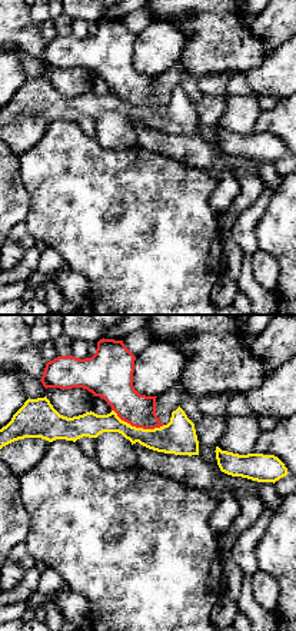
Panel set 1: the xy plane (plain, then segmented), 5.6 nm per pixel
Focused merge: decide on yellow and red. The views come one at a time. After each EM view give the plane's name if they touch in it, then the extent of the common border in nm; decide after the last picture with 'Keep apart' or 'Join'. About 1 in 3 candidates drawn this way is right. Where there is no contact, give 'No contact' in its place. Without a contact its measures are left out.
Touches yellow in xy. Shared border 300 nm

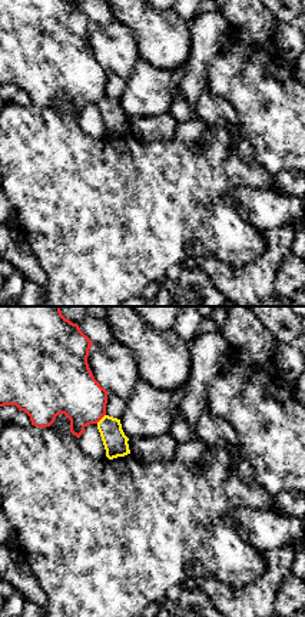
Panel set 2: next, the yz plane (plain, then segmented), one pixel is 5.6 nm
Touches yellow in yz. Shared border 80 nm

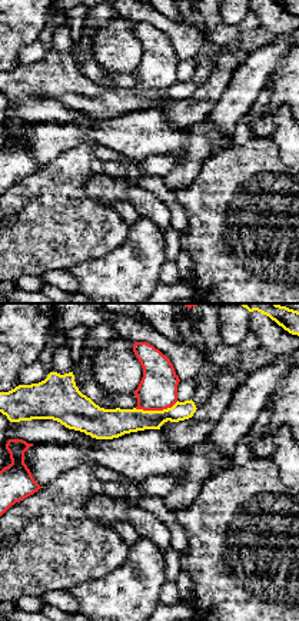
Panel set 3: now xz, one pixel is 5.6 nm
Touches yellow in xz. Shared border 260 nm

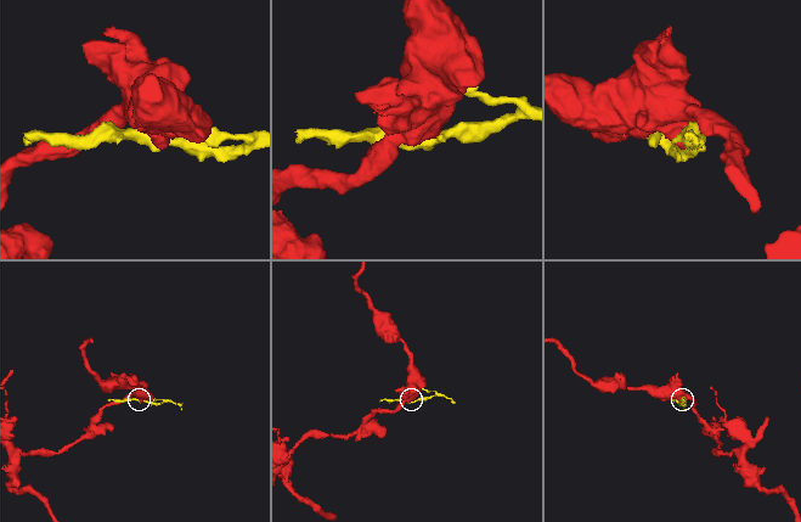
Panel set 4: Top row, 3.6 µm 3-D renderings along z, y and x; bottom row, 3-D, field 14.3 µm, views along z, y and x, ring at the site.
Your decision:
Keep apart

